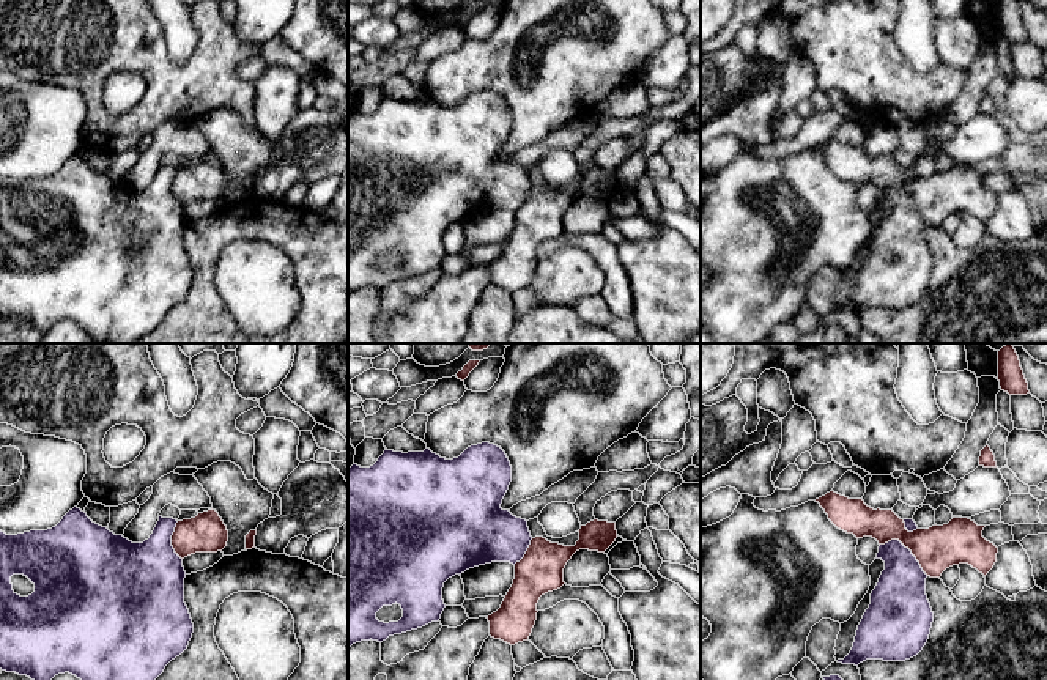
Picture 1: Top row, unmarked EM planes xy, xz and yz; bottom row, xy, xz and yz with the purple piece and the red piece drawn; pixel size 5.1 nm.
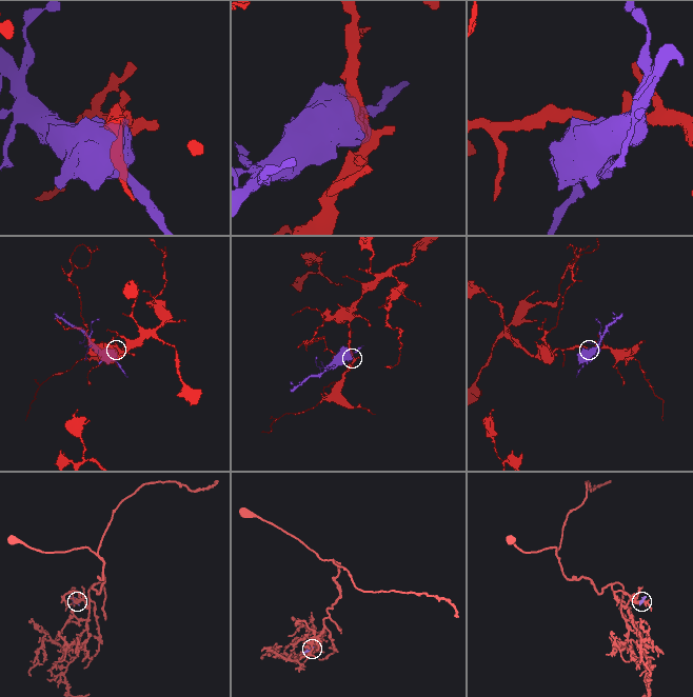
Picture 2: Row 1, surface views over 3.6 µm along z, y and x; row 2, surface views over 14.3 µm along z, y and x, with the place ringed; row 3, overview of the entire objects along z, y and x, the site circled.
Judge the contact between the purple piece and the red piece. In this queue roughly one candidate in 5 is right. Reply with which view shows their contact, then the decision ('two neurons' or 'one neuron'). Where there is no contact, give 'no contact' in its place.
yz | two neurons

